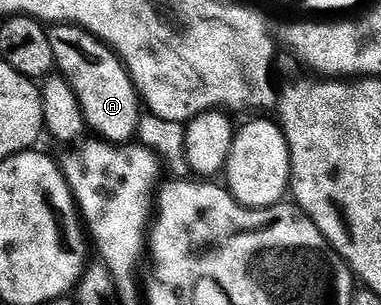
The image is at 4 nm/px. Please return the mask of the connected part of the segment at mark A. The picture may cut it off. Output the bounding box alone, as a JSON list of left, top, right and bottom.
[53,29,142,144]

